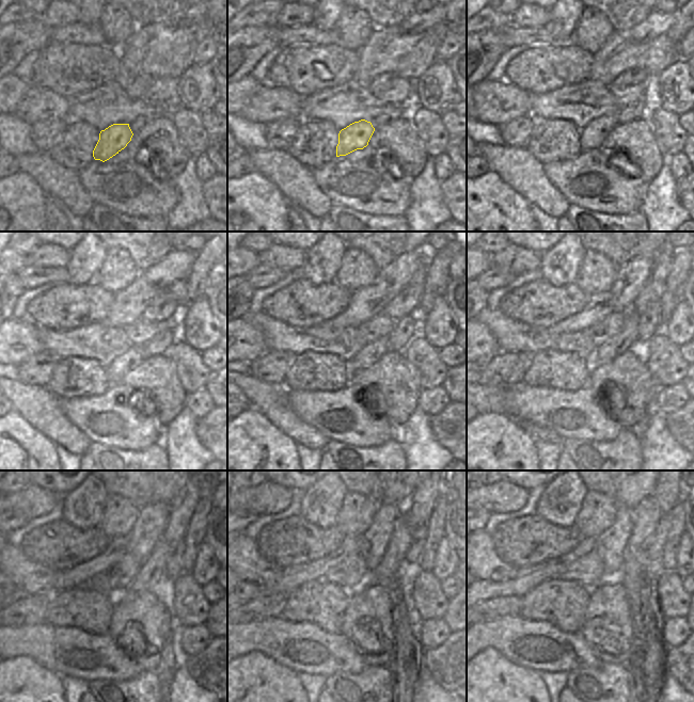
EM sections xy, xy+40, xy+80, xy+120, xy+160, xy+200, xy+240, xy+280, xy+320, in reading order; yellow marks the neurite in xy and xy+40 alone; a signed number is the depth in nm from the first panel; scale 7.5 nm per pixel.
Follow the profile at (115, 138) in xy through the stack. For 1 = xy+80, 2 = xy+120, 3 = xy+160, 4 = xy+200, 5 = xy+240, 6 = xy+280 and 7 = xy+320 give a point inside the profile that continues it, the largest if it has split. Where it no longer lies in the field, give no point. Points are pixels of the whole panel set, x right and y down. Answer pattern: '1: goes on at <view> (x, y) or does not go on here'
1: goes on at xy+80 (592, 137)
2: goes on at xy+120 (122, 365)
3: goes on at xy+160 (372, 352)
4: goes on at xy+200 (627, 340)
5: goes on at xy+240 (151, 576)
6: goes on at xy+280 (399, 543)
7: goes on at xy+320 (646, 516)

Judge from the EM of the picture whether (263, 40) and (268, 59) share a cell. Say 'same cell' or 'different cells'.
different cells

